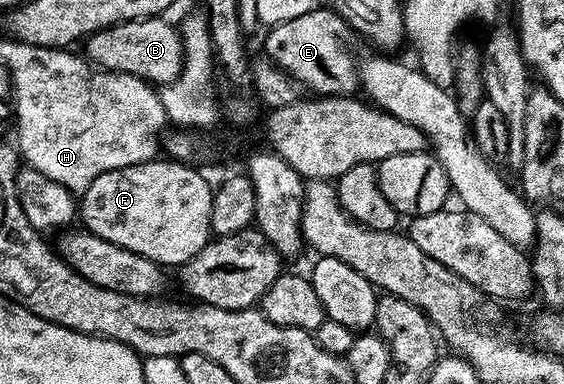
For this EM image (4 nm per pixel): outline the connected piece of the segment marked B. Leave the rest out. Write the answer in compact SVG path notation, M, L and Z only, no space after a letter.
M164 17L156 18L138 18L135 22L121 22L118 26L108 26L106 30L98 30L96 34L88 35L84 43L84 57L92 65L103 69L111 70L114 74L130 74L136 78L143 79L144 82L156 84L158 87L168 86L174 82L181 74L185 53L181 36L176 25L164 22Z

